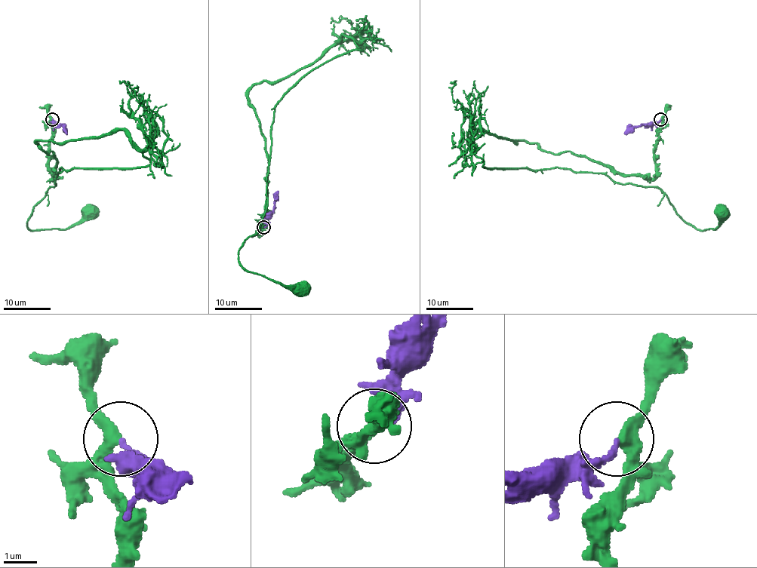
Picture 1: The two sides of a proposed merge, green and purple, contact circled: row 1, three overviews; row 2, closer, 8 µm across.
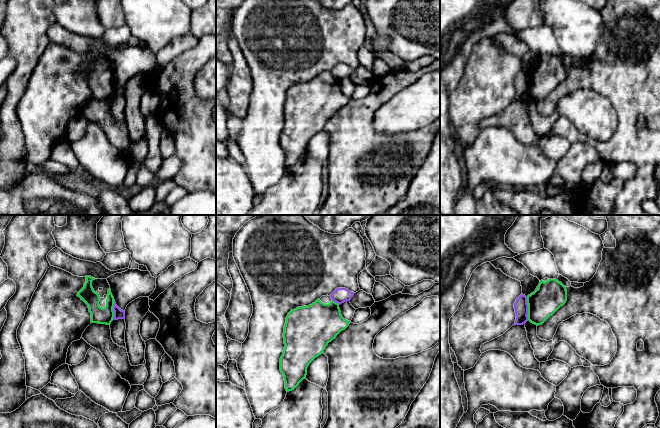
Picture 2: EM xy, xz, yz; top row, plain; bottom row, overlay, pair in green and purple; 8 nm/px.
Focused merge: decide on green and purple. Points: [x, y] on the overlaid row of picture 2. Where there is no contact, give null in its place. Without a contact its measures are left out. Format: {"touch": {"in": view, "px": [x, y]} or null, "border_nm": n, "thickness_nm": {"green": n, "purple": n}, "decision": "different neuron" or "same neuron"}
{"touch": {"in": "yz", "px": [528, 309]}, "border_nm": 190, "thickness_nm": {"green": 240, "purple": 110}, "decision": "different neuron"}

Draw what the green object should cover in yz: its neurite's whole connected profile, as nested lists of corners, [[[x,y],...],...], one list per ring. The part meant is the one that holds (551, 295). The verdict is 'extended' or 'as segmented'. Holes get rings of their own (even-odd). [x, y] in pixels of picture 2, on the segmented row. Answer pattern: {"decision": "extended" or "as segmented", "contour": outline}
{"decision": "as segmented", "contour": [[[557,279],[540,281],[538,288],[527,296],[528,321],[539,326],[567,301],[566,287]]]}

